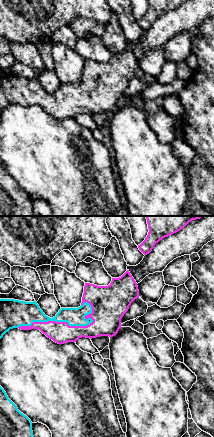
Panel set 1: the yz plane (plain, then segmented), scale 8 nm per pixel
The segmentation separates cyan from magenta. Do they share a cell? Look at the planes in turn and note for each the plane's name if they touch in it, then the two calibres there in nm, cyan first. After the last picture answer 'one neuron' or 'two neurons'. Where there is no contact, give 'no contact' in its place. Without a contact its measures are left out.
meets cyan in yz; 140 nm thick on the cyan side, 180 nm on the other

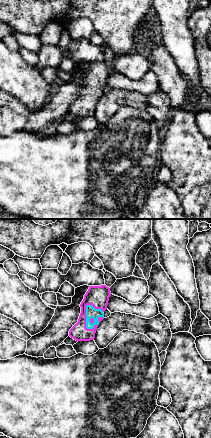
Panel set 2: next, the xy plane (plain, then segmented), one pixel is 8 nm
meets cyan in xy; 90 nm thick on the cyan side, 180 nm on the other

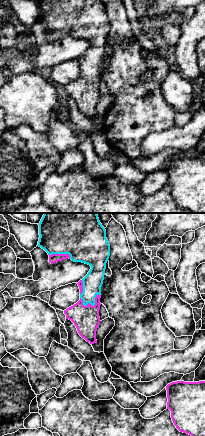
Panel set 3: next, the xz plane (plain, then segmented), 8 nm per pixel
meets cyan in xz; 160 nm thick on the cyan side, 200 nm on the other

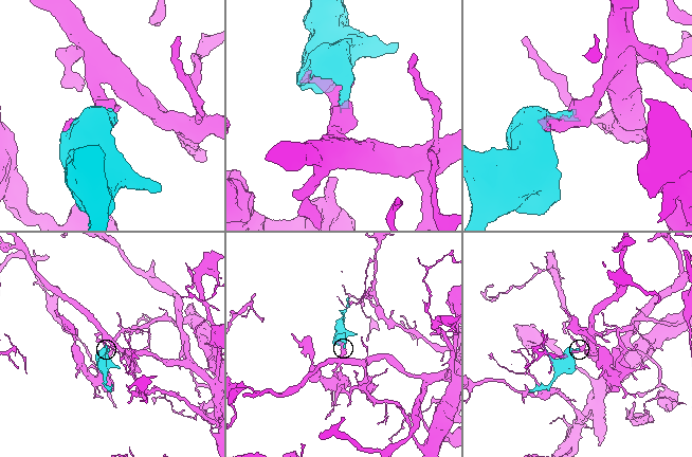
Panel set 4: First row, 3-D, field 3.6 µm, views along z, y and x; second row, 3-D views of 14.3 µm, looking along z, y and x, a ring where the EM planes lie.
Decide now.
one neuron

